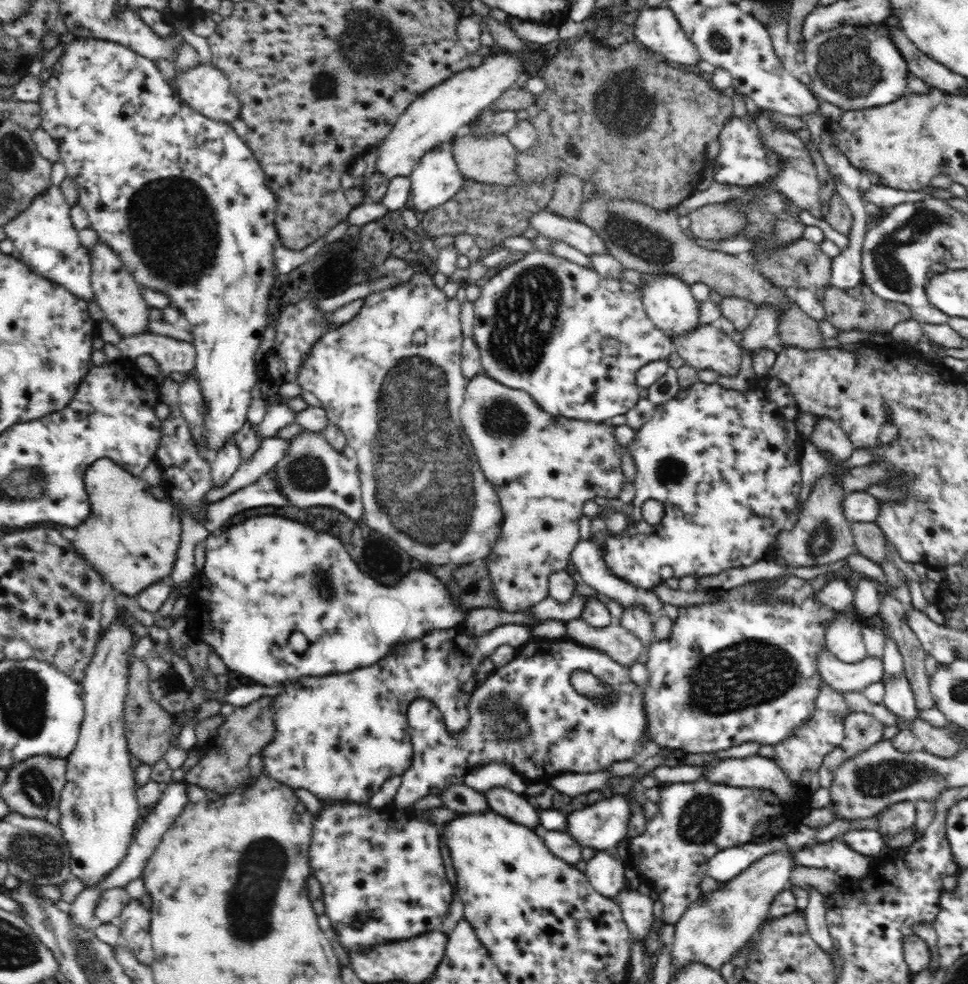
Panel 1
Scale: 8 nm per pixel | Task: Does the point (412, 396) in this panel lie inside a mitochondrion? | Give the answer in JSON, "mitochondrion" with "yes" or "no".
{"mitochondrion":"yes"}

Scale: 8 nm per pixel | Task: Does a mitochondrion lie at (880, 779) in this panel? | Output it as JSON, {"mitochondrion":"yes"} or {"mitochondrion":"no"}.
{"mitochondrion":"yes"}

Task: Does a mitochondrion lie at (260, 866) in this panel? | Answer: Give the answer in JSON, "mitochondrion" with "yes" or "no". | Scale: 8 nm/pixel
{"mitochondrion":"yes"}

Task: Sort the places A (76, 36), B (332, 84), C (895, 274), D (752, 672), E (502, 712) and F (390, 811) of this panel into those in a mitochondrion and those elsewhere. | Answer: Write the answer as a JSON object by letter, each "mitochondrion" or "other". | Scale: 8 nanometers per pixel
{"A":"other","B":"mitochondrion","C":"mitochondrion","D":"mitochondrion","E":"mitochondrion","F":"other"}

